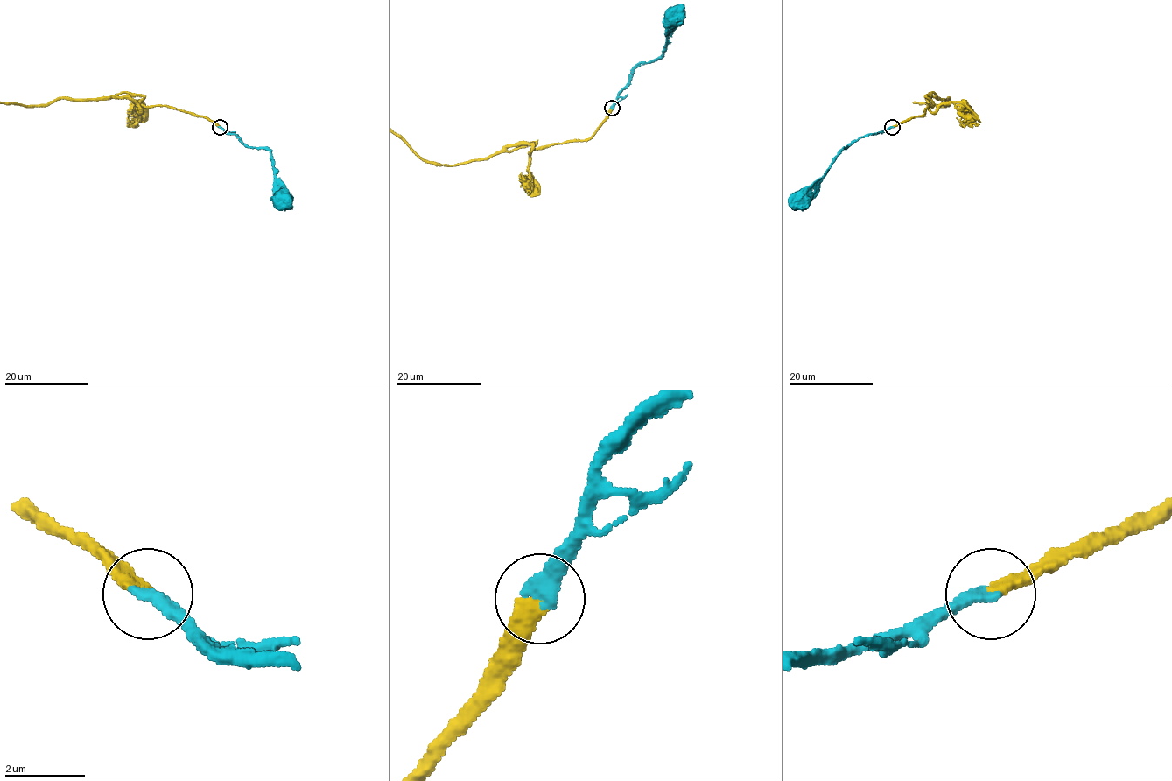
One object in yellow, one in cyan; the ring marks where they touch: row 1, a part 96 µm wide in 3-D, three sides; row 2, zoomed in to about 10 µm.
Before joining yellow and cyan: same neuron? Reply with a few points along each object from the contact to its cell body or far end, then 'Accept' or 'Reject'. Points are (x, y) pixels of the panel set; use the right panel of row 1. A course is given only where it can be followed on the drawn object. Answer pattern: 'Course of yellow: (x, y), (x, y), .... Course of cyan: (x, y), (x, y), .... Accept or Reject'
Course of cyan: (893, 127), (869, 133), (845, 148), (817, 190), (804, 202), (800, 200). Accept

